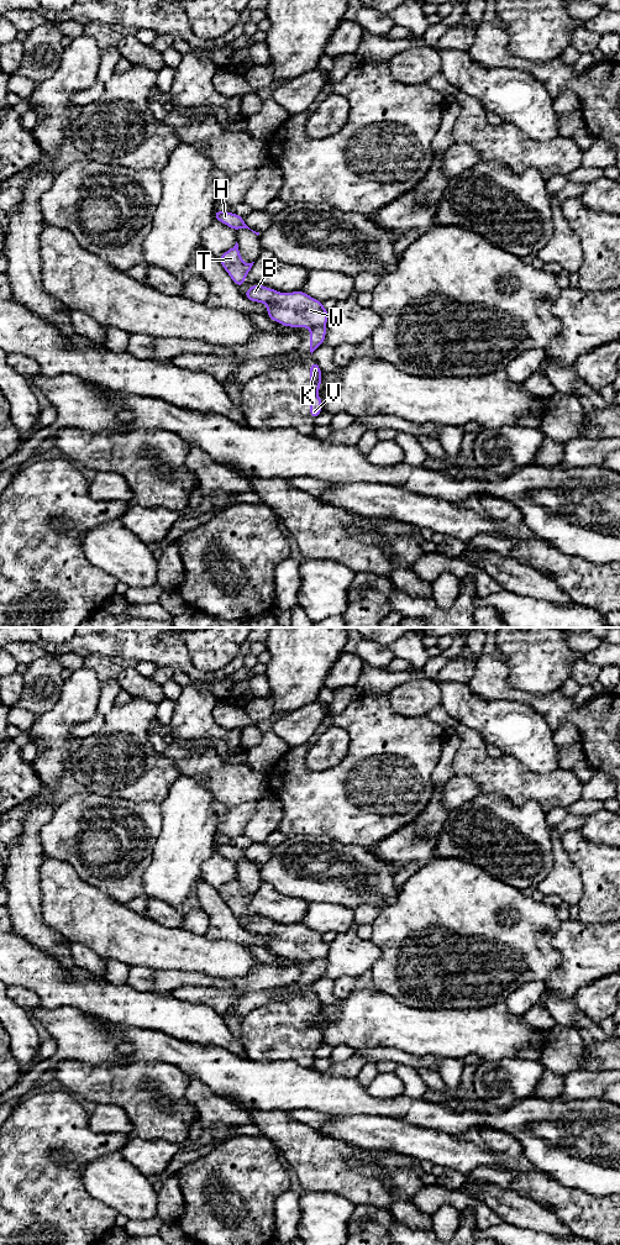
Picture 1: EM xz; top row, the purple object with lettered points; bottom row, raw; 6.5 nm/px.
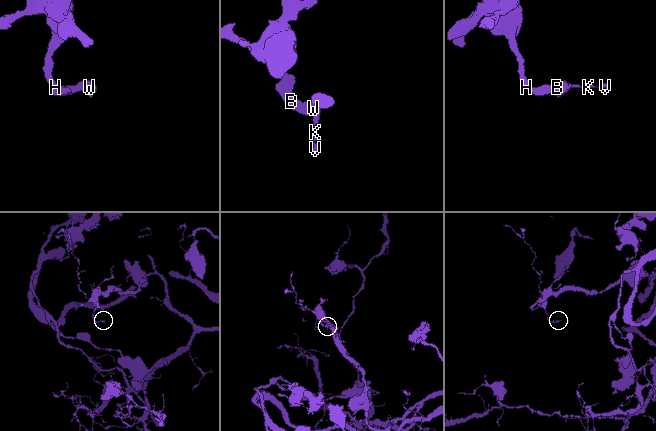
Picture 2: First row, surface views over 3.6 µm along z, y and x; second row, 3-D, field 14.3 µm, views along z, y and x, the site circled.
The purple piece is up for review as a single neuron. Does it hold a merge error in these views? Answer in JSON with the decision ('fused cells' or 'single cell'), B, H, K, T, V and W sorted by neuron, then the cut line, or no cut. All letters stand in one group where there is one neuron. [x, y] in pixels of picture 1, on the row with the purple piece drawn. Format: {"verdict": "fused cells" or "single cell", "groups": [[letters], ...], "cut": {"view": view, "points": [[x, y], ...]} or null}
{"verdict": "fused cells", "groups": [["B", "H", "T", "W"], ["K", "V"]], "cut": {"view": "xz", "points": [[325, 324], [309, 327]]}}

